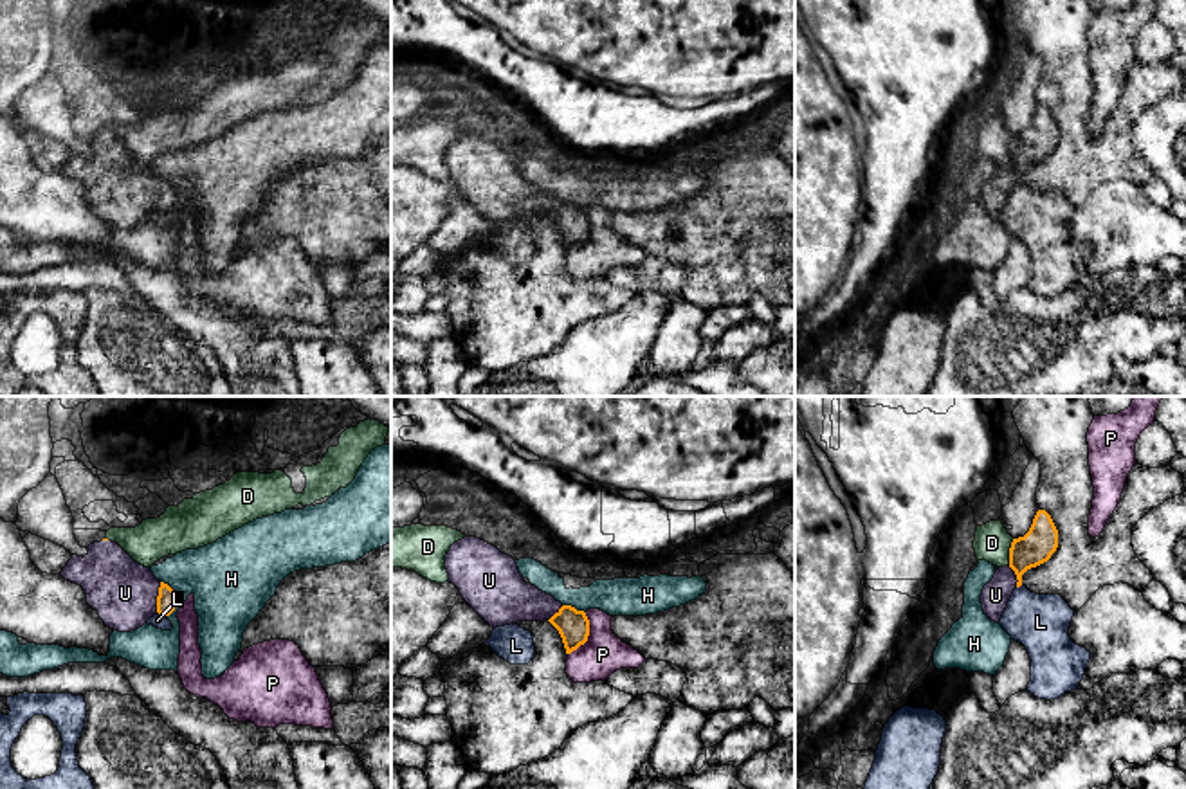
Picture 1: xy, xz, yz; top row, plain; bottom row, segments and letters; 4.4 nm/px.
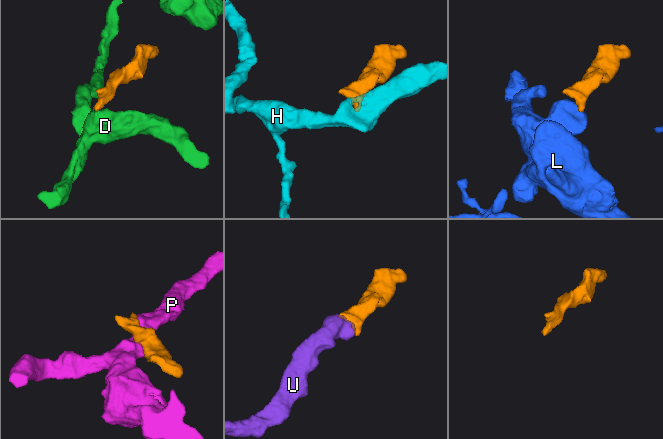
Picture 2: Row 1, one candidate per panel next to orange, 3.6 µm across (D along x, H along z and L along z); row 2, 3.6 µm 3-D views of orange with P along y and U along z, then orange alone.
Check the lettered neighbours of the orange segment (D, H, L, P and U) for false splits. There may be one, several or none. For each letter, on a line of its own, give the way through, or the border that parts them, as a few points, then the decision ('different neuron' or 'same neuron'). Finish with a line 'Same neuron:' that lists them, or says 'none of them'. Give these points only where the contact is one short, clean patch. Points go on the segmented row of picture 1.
D: border along yz (1013, 539), (1008, 550), (1008, 564); different neuron
H: border along xy (161, 580), (177, 595), (177, 606), (168, 616); different neuron
L: border along xy (157, 611), (166, 616); different neuron
P: different neuron
U: runs through xy (166, 600), (157, 597), (125, 593); same neuron
Same neuron: U

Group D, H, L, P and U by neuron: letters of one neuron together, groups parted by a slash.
D / H / L / P / U

